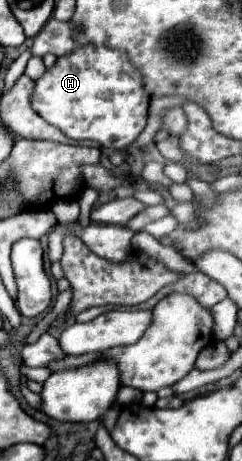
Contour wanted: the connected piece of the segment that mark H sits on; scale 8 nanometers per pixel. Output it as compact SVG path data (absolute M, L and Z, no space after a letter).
M86 46L84 50L76 50L70 56L58 58L58 62L46 70L46 74L36 80L36 90L32 98L32 108L52 126L60 128L72 140L96 140L104 148L124 150L128 148L138 134L144 130L148 120L148 94L144 94L144 86L140 82L140 74L132 70L128 56L120 54L120 50L108 50L106 46Z

